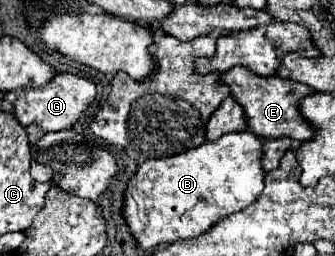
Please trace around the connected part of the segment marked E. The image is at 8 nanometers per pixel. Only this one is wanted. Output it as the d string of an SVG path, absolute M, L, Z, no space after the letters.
M236 66L228 72L224 72L220 80L230 86L232 96L244 108L250 132L254 132L262 138L288 136L288 138L300 140L300 142L308 142L316 136L316 128L300 114L300 100L304 96L316 94L316 90L312 90L310 86L304 86L304 84L298 84L298 82L292 82L292 80L284 80L280 76L264 78L264 76L250 72L244 66Z

